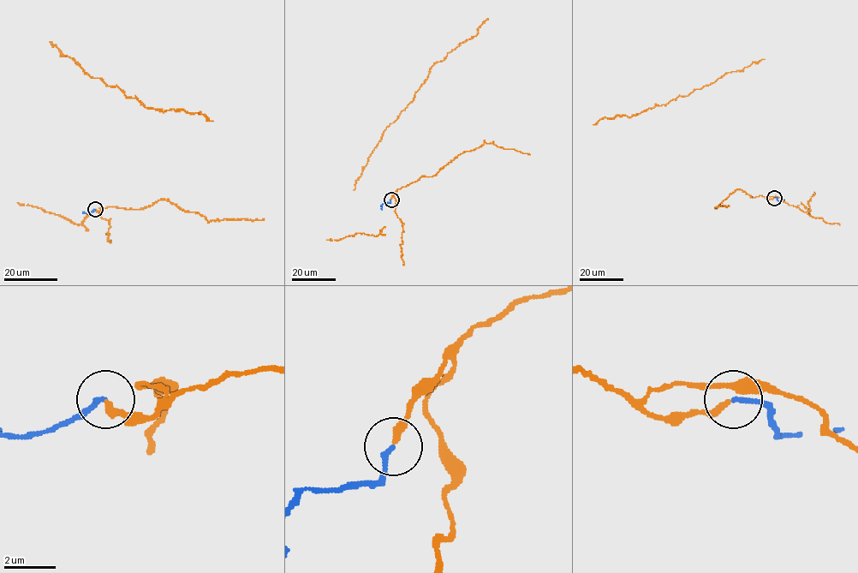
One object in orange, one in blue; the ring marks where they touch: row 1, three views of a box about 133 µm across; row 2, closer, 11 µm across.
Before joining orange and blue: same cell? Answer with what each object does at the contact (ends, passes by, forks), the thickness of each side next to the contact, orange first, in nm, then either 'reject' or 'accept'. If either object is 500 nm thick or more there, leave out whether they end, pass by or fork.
orange ends | blue ends | 260/190 nm | accept

